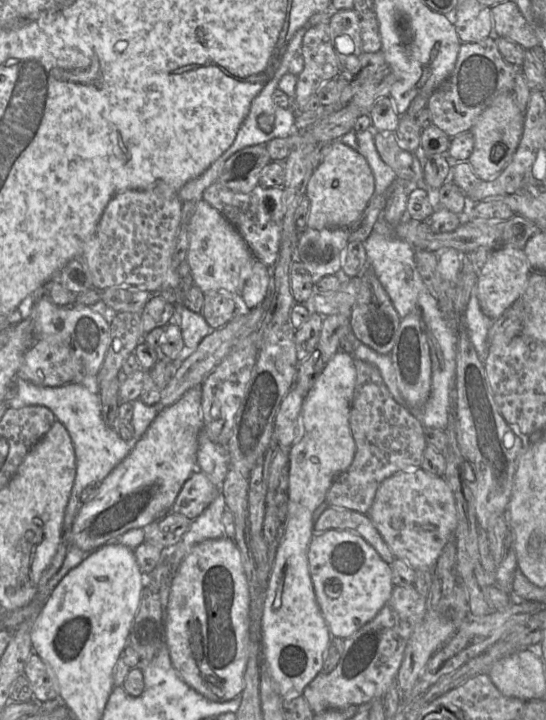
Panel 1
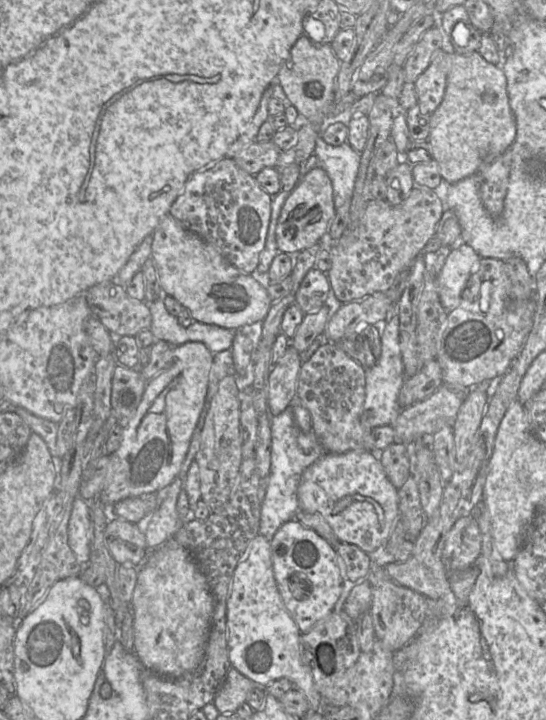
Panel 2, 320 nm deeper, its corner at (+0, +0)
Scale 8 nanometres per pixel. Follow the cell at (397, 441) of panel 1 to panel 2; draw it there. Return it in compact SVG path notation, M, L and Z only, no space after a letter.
M323 342L311 358L301 365L296 398L309 411L312 433L326 452L343 453L350 450L370 450L370 431L361 423L365 398L365 369L332 342Z

